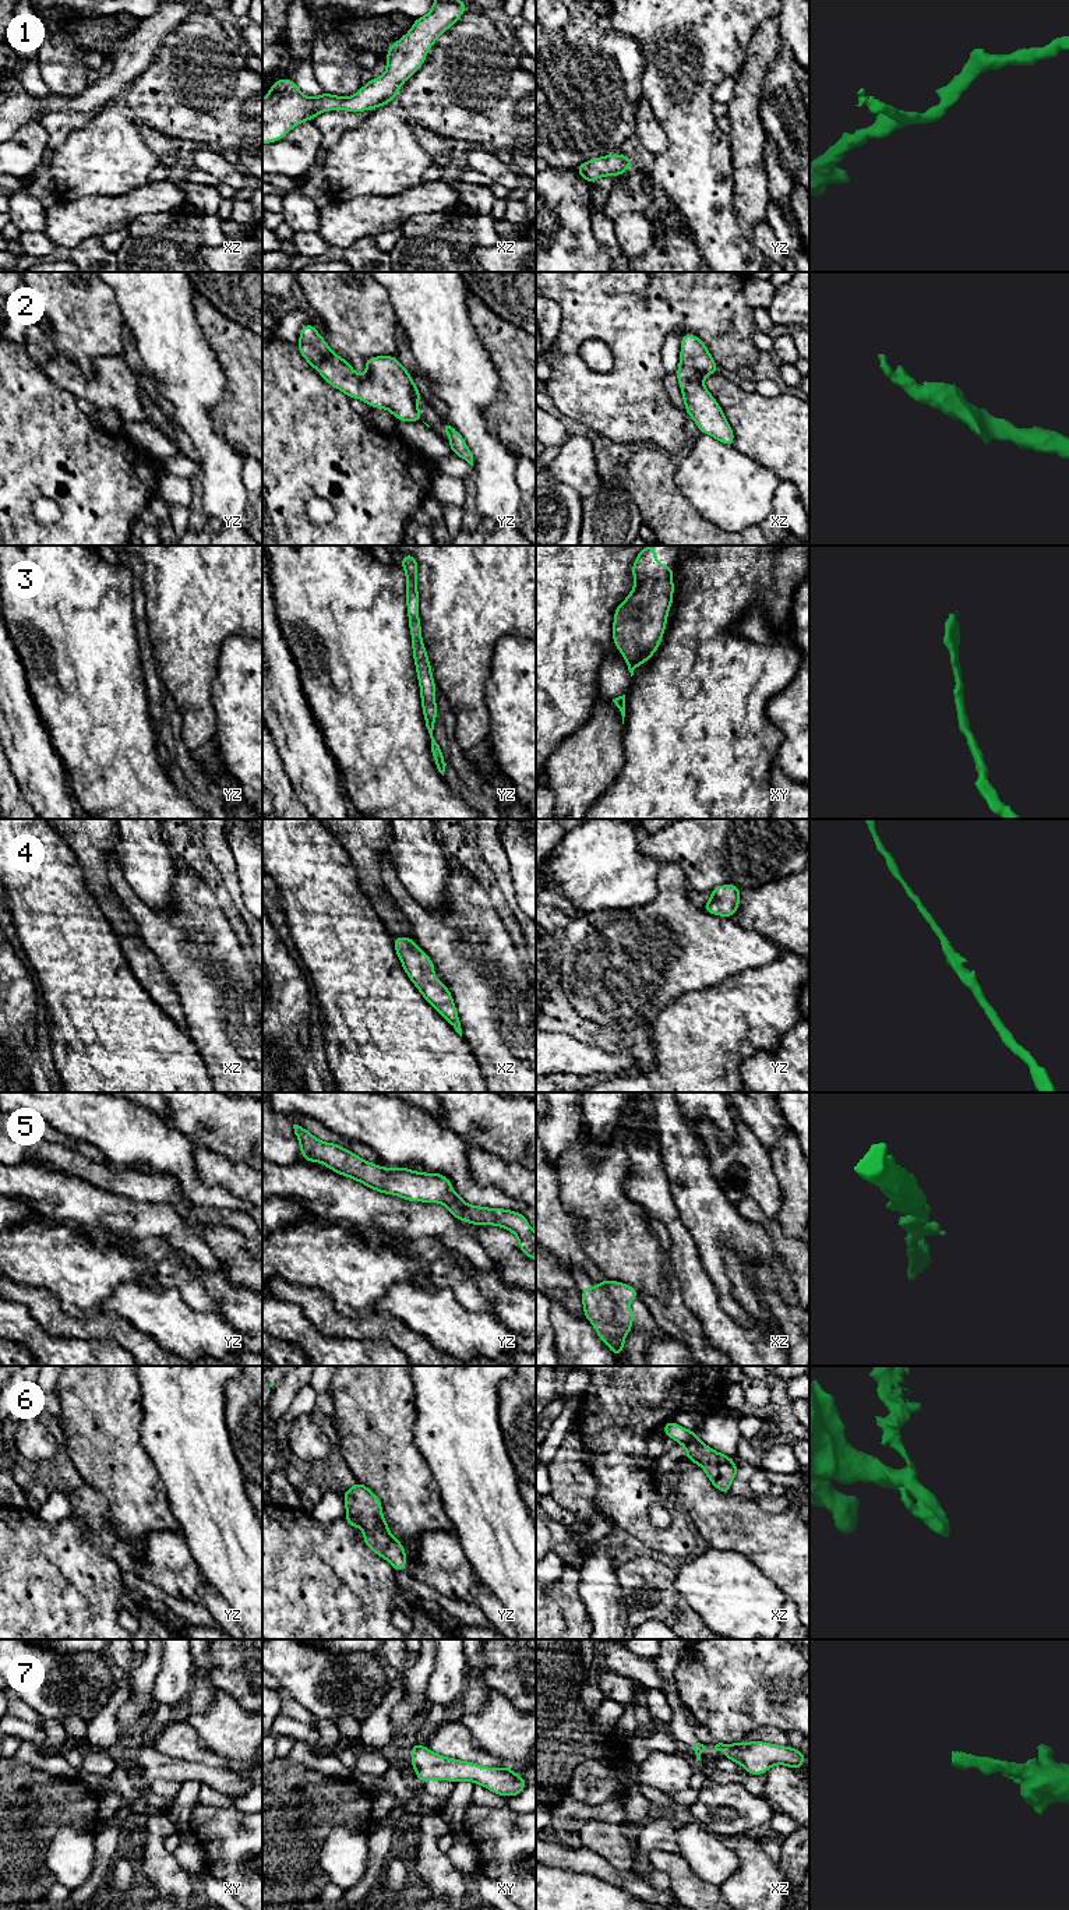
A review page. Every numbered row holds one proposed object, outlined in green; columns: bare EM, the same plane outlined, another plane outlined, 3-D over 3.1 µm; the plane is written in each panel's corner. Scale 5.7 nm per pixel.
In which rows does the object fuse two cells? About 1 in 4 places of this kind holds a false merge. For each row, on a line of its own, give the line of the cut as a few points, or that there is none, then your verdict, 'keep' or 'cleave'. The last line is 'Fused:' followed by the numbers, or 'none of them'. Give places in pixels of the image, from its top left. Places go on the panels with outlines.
1: cut none; keep
2: cut none; keep
3: cut none; keep
4: cut none; keep
5: cut none; keep
6: cut none; keep
7: cut none; keep
Fused: none of them

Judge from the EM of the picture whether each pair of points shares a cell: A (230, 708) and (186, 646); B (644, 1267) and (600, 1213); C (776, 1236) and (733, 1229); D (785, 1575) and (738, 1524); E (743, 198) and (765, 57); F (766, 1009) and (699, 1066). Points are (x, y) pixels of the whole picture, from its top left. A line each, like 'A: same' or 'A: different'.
A: different
B: same
C: different
D: same
E: same
F: same

